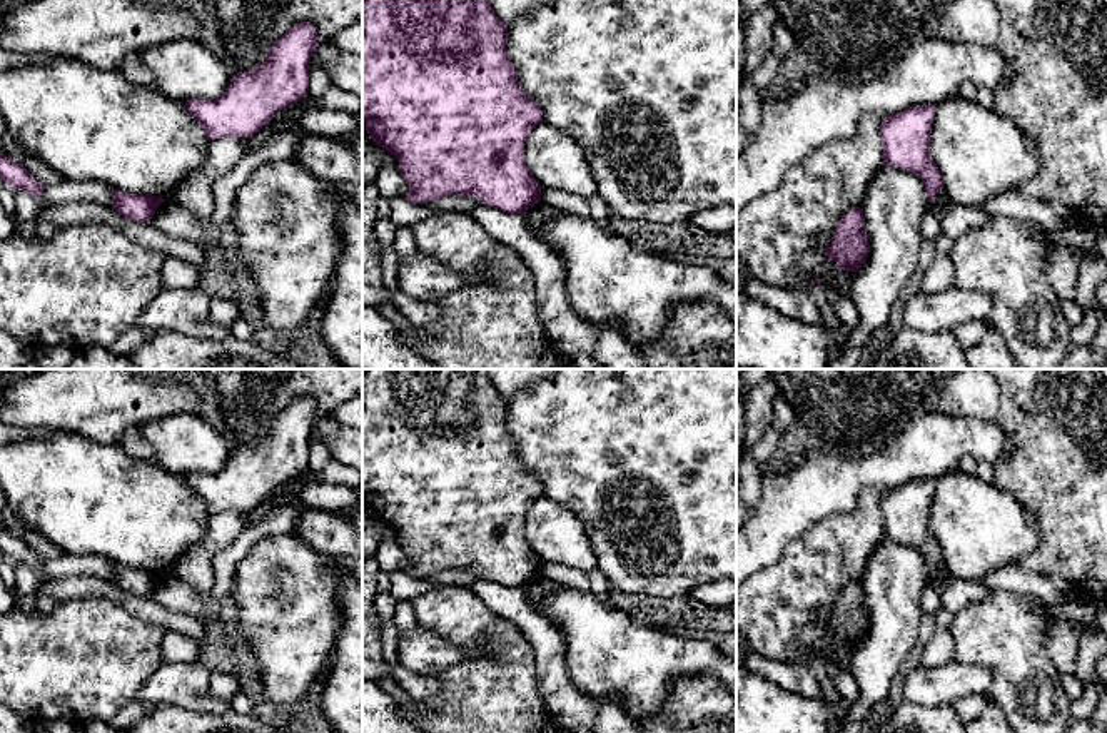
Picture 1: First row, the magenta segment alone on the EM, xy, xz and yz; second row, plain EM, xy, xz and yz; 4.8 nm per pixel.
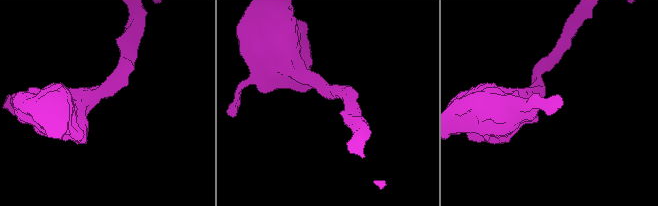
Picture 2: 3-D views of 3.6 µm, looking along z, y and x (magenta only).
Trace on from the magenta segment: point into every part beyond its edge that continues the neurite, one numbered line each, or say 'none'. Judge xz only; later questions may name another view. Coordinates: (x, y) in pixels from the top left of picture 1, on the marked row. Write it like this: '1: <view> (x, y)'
none

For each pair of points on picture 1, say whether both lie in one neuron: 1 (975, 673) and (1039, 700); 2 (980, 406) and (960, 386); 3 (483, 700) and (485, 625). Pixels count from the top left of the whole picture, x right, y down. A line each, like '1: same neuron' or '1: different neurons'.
1: different neurons
2: same neuron
3: same neuron

